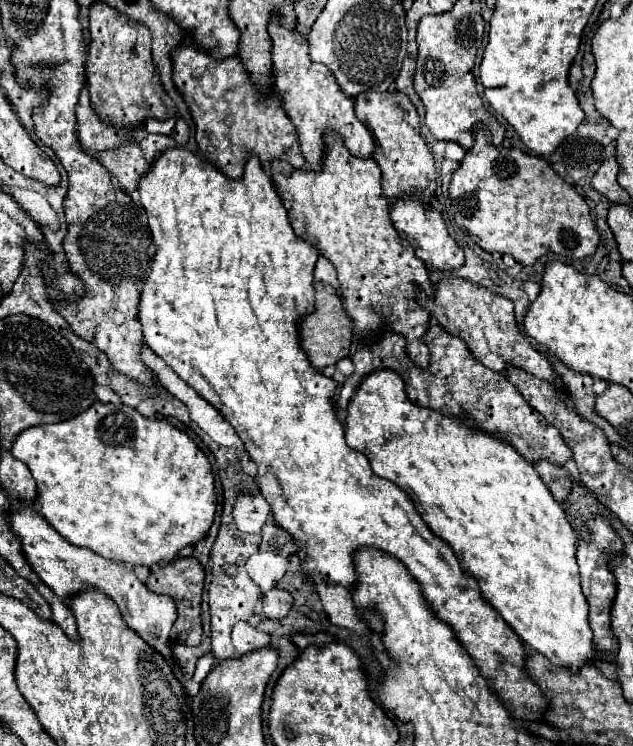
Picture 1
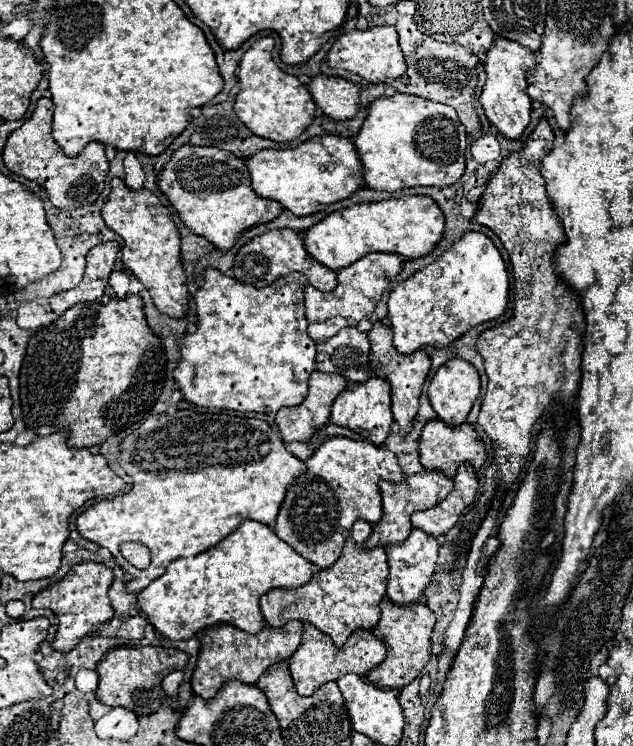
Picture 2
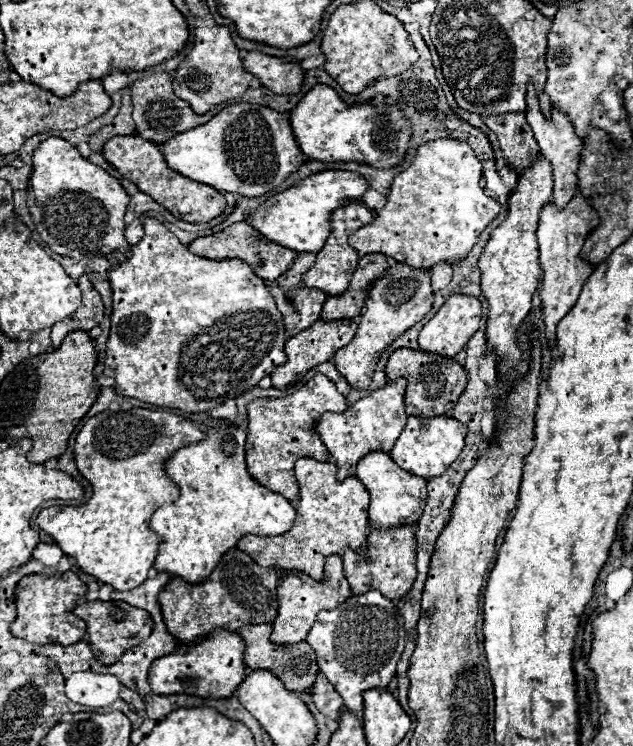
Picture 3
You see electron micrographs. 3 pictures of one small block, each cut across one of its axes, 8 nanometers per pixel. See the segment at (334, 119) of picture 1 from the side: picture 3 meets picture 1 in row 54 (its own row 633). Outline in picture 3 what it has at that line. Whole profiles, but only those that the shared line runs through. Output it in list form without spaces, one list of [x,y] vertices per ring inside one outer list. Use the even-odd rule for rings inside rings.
[[[328,556],[326,568],[324,568],[324,580],[316,582],[304,572],[288,572],[278,584],[278,616],[274,620],[274,630],[270,640],[274,644],[298,644],[304,642],[312,624],[316,622],[316,614],[322,608],[336,608],[336,604],[342,604],[348,596],[352,596],[348,580],[342,572],[342,558],[340,556]]]

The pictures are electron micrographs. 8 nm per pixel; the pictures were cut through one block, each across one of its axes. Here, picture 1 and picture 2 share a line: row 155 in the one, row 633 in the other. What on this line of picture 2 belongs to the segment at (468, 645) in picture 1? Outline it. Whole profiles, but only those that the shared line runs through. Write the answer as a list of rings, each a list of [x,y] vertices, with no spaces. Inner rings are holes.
[[[242,520],[238,524],[238,528],[230,536],[226,536],[220,544],[216,544],[214,548],[210,548],[198,556],[174,560],[162,576],[152,580],[138,594],[138,606],[148,616],[148,622],[160,634],[164,634],[166,638],[172,638],[172,640],[186,640],[186,638],[194,636],[196,632],[200,632],[212,624],[218,624],[218,622],[228,622],[248,634],[256,634],[264,628],[260,606],[258,606],[260,596],[272,588],[298,588],[300,584],[308,584],[308,580],[314,574],[312,566],[314,566],[312,562],[302,558],[292,546],[288,546],[284,540],[280,540],[270,526],[266,526],[262,522],[254,522],[254,520]]]

